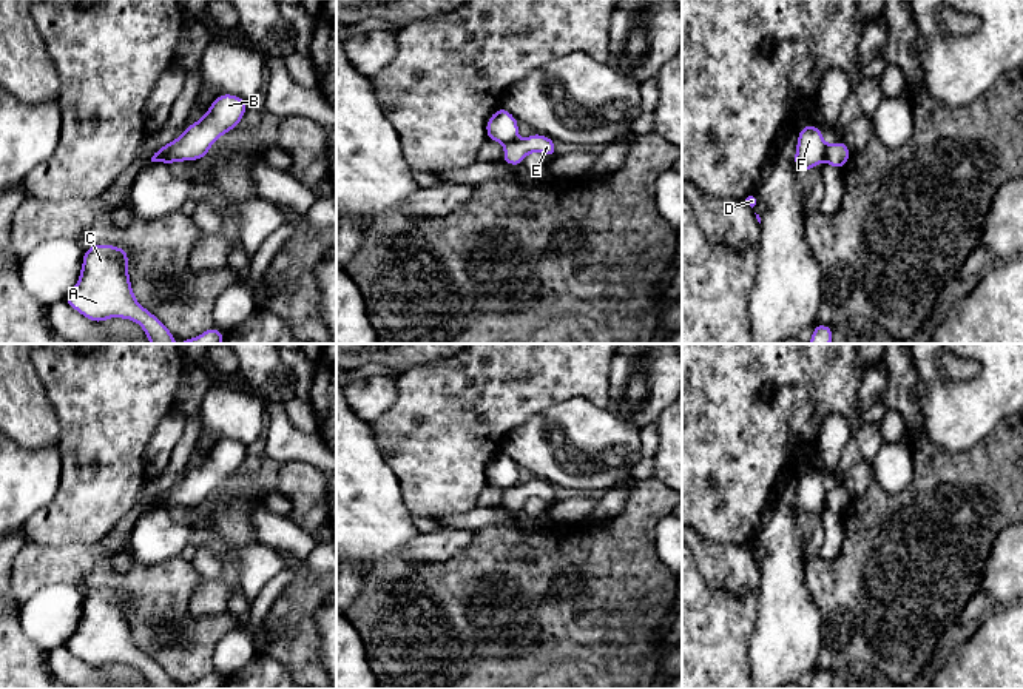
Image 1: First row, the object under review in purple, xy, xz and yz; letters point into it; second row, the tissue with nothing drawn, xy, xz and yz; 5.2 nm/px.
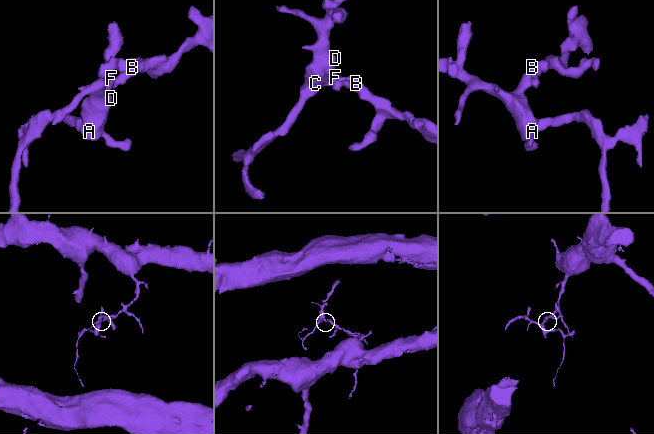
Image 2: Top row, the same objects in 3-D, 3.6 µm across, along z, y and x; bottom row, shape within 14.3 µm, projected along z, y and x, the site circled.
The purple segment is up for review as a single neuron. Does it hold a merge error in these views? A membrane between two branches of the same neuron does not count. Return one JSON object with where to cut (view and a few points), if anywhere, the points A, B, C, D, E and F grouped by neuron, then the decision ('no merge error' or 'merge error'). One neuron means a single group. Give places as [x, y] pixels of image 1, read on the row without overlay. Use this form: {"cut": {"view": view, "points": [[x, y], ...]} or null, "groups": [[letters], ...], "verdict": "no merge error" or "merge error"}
{"cut": {"view": "yz", "points": [[827, 490], [824, 504]]}, "groups": [["A", "C", "D", "F"], ["B", "E"]], "verdict": "merge error"}

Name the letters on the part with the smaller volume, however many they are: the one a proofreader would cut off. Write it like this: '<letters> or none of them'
A, C, D, F

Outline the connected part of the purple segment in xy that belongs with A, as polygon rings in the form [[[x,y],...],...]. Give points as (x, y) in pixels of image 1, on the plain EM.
[[[108,589],[86,593],[79,626],[66,640],[65,647],[96,669],[110,663],[130,664],[143,674],[151,689],[174,689],[174,680],[134,643],[128,618],[128,597],[125,593]]]

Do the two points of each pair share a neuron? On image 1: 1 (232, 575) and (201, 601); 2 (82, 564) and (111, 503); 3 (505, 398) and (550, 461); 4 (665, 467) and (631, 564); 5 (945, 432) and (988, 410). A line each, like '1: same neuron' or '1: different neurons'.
1: same neuron
2: different neurons
3: different neurons
4: different neurons
5: same neuron

